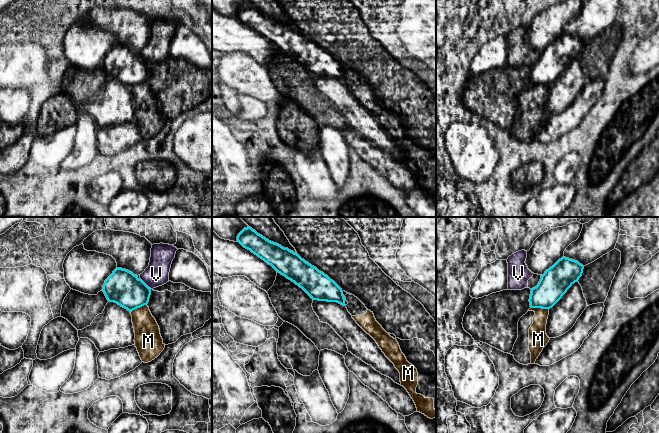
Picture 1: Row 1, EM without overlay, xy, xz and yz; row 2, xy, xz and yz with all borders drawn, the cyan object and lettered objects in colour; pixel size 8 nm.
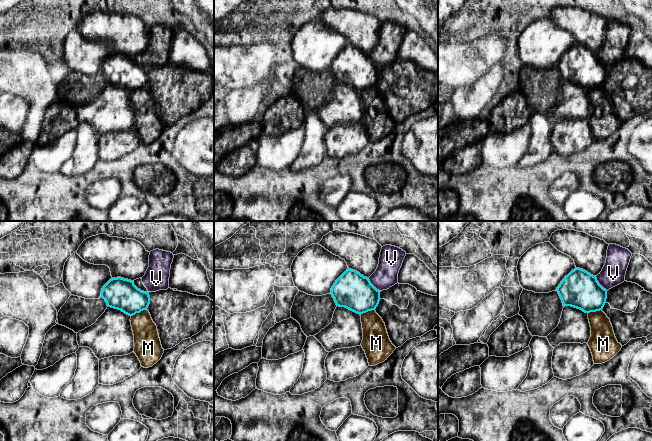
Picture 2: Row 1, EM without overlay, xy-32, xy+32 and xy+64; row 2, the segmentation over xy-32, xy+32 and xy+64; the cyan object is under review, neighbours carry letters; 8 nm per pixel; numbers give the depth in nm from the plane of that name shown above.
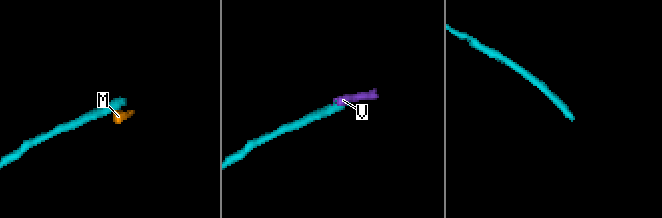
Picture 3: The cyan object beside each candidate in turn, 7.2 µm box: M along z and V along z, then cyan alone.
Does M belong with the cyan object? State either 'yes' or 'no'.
no

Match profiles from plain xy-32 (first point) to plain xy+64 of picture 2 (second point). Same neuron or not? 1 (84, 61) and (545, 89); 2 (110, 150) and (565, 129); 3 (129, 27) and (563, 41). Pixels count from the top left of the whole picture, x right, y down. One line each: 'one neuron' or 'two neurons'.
1: two neurons
2: one neuron
3: two neurons

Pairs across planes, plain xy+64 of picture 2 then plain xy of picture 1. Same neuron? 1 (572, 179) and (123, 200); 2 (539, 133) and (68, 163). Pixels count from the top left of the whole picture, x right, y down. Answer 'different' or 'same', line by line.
1: different
2: same

